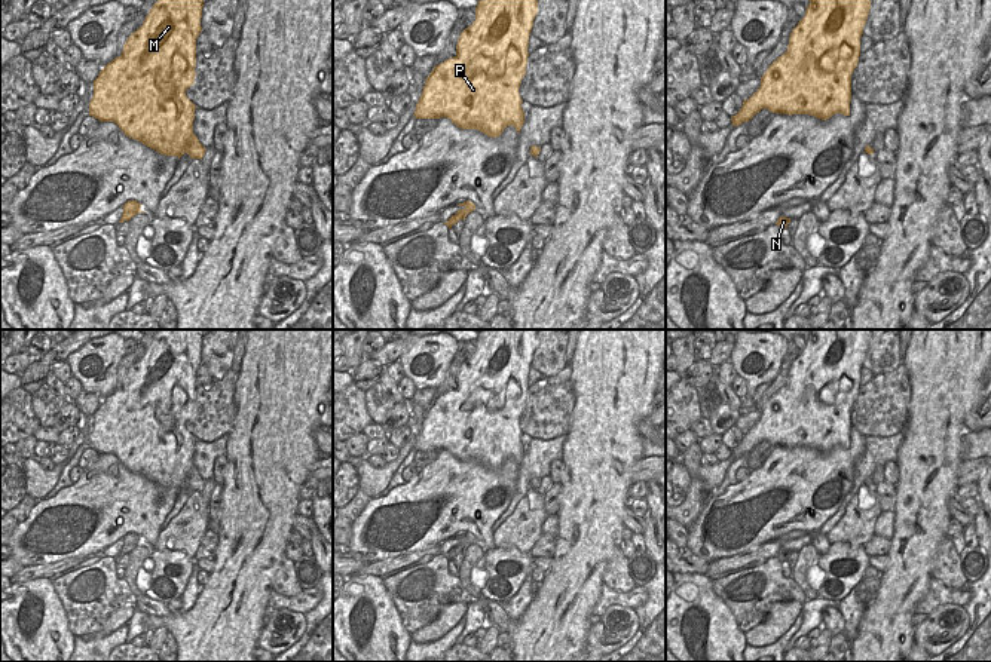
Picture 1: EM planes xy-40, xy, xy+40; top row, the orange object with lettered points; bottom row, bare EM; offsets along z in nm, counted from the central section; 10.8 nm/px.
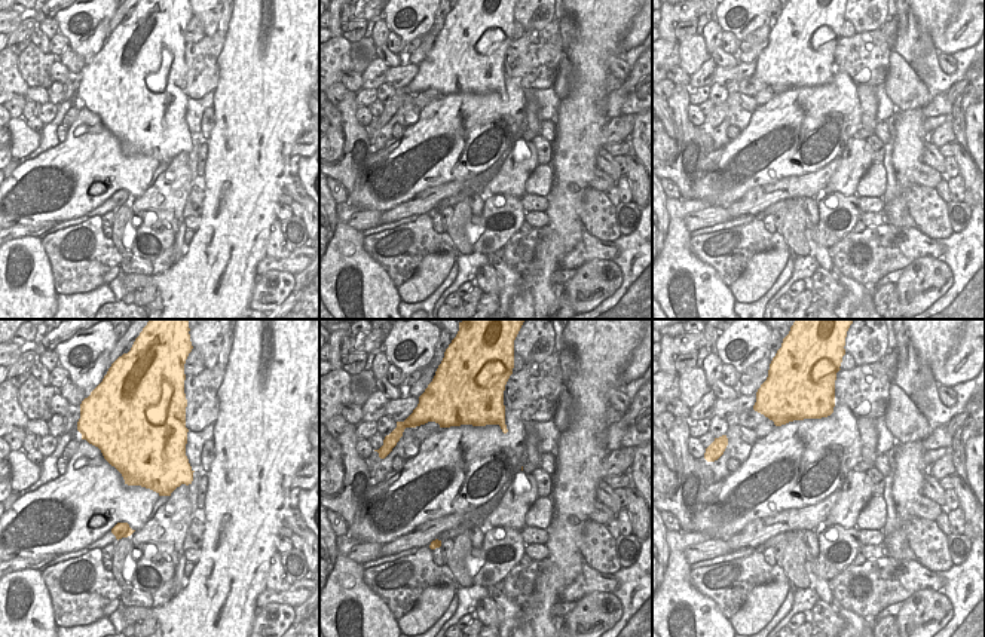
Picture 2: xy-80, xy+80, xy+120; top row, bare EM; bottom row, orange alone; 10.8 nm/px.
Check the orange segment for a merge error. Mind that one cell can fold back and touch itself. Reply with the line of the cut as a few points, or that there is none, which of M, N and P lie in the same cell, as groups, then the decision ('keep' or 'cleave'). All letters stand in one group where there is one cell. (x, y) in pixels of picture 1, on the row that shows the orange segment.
cut none; groups M N P; keep

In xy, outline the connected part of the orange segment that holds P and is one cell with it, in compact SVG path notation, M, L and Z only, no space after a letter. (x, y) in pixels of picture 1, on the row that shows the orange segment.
M478 0L475 21L465 28L456 55L434 67L416 104L416 119L447 117L461 129L499 137L507 126L520 134L524 123L519 89L526 74L529 36L538 0Z

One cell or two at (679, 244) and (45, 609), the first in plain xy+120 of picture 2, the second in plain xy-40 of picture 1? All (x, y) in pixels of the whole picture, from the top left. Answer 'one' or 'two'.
one

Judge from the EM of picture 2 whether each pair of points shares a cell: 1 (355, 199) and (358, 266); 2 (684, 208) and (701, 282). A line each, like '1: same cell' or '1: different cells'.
1: different cells
2: same cell

